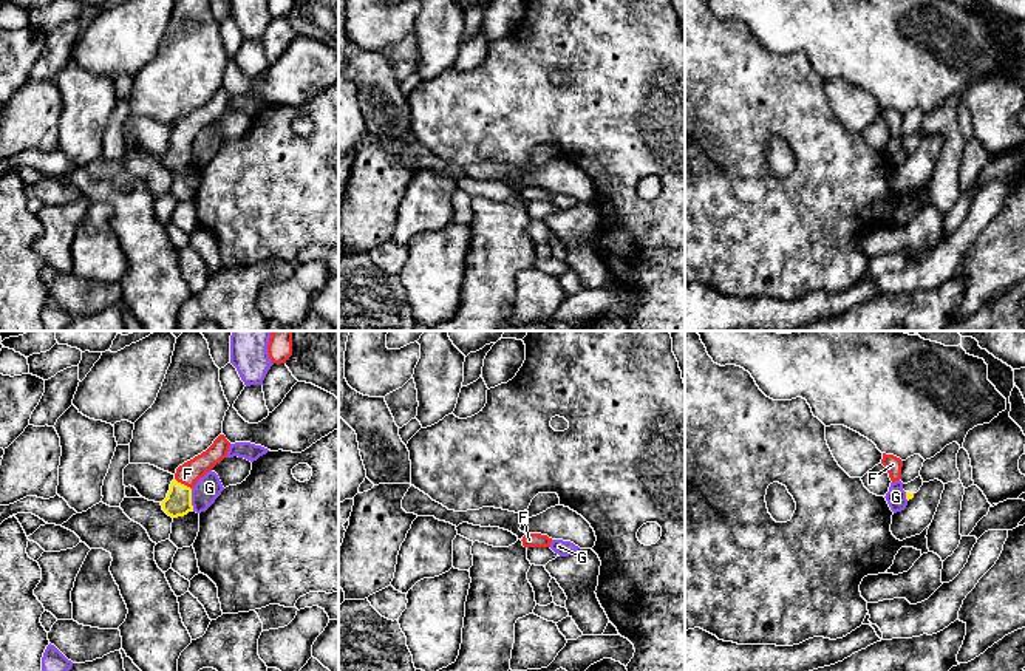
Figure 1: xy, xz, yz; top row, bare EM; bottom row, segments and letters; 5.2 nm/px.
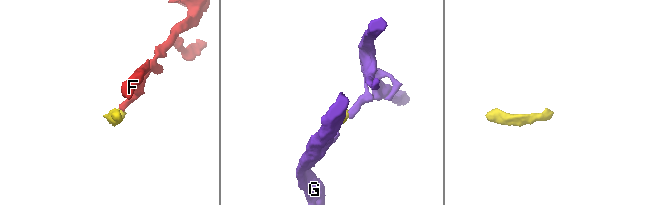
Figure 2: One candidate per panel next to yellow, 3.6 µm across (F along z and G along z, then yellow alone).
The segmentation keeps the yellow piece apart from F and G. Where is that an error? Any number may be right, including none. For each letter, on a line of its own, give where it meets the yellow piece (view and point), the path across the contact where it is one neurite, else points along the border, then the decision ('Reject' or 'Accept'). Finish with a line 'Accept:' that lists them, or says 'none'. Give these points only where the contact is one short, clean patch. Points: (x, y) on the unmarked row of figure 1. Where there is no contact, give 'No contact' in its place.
F: Touches yellow at xy (183, 138). Path across: xy (178, 156), (183, 138), (187, 127). Accept
G: Touches yellow at xy (190, 153). Boundary: xy (190, 143), (190, 158), (194, 163). Reject
Accept: F

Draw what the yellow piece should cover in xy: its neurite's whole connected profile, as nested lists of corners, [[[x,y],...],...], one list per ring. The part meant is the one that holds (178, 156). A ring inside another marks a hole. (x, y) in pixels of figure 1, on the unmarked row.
[[[220,88],[206,105],[176,122],[167,152],[161,156],[169,170],[178,172],[193,164],[192,142],[199,131],[227,110],[229,100],[230,96]]]

